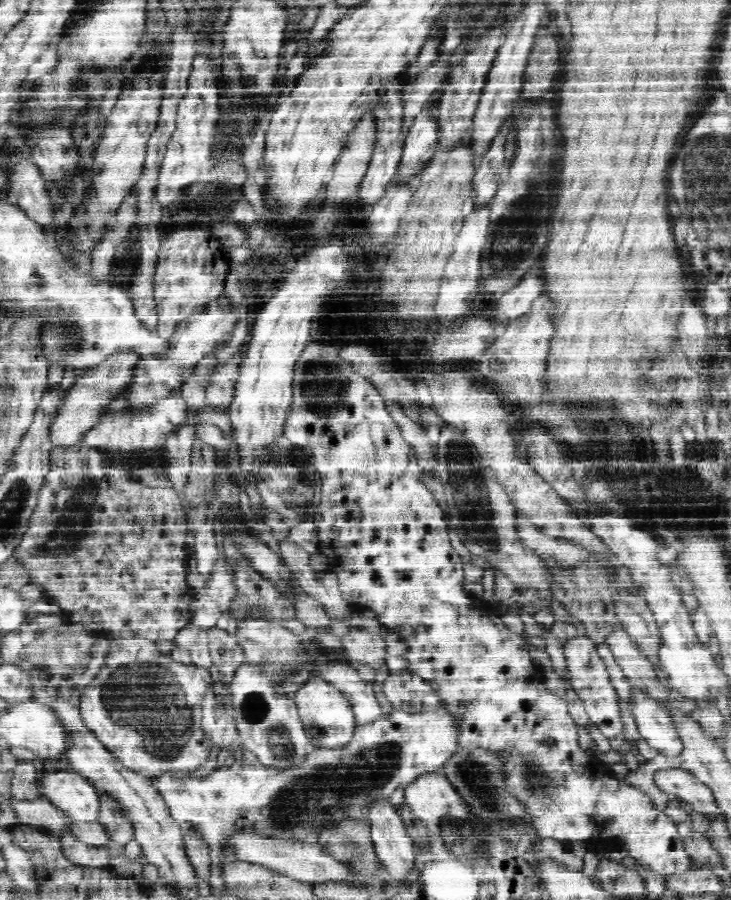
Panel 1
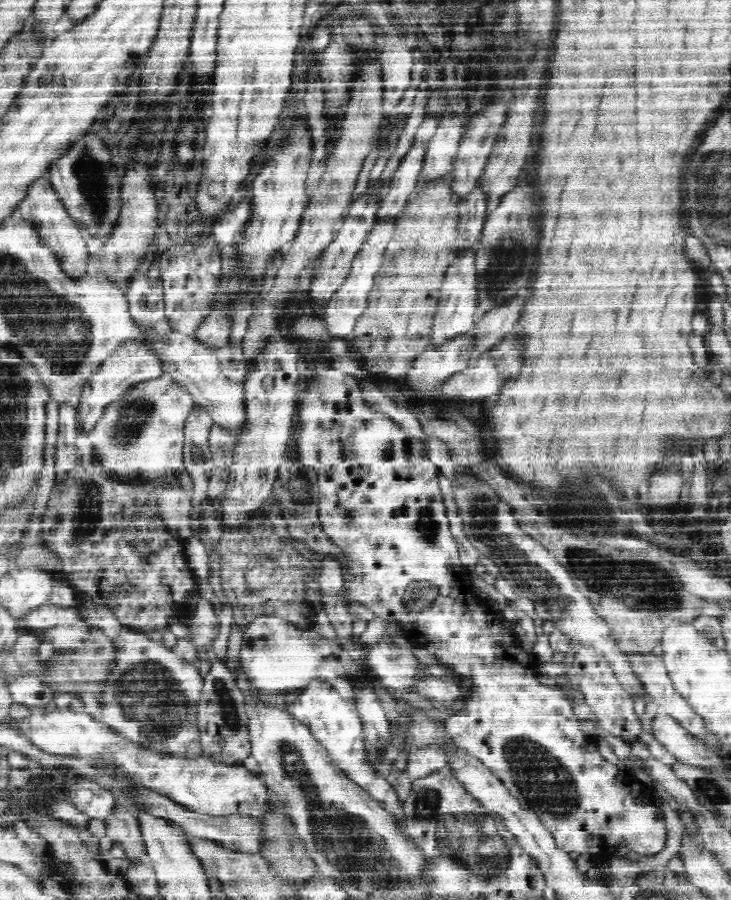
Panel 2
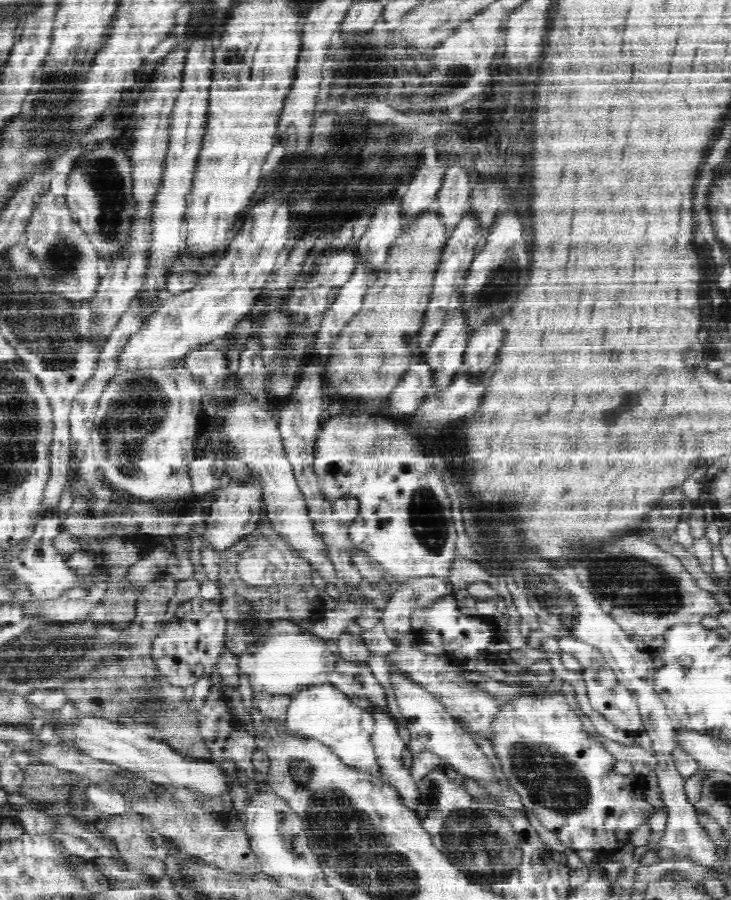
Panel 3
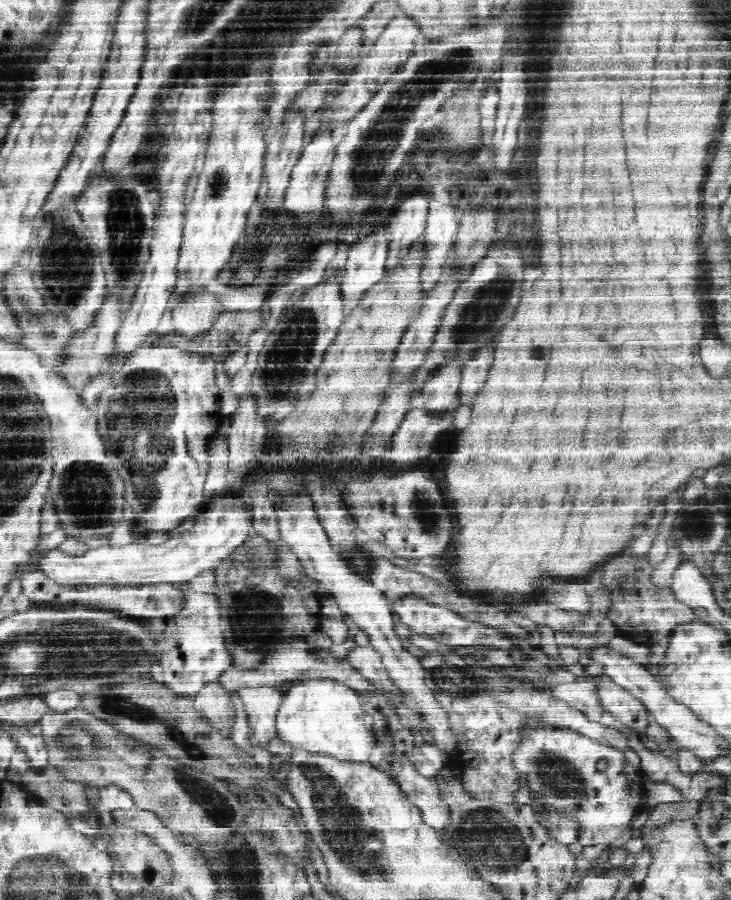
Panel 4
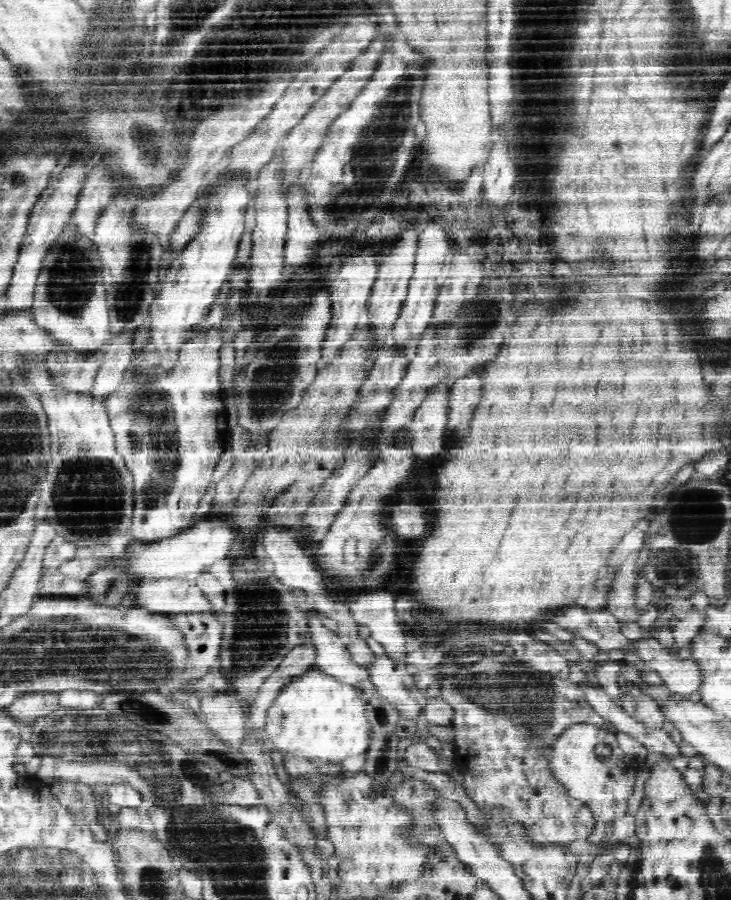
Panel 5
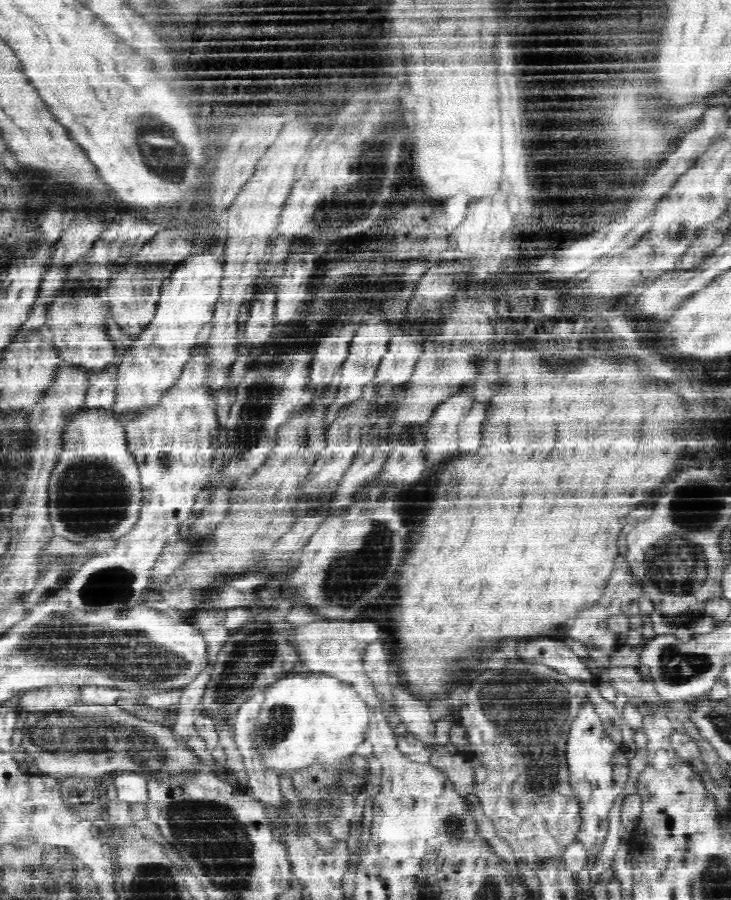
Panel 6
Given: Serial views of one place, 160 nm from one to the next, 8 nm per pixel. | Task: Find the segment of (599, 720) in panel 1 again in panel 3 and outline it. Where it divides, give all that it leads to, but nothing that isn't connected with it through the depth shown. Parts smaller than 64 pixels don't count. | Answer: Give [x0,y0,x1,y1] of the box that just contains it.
[582,668,644,733]

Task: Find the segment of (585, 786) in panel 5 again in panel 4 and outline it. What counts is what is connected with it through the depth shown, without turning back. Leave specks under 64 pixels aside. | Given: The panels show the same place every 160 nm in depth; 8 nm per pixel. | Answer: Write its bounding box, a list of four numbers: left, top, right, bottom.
[513,726,646,844]

